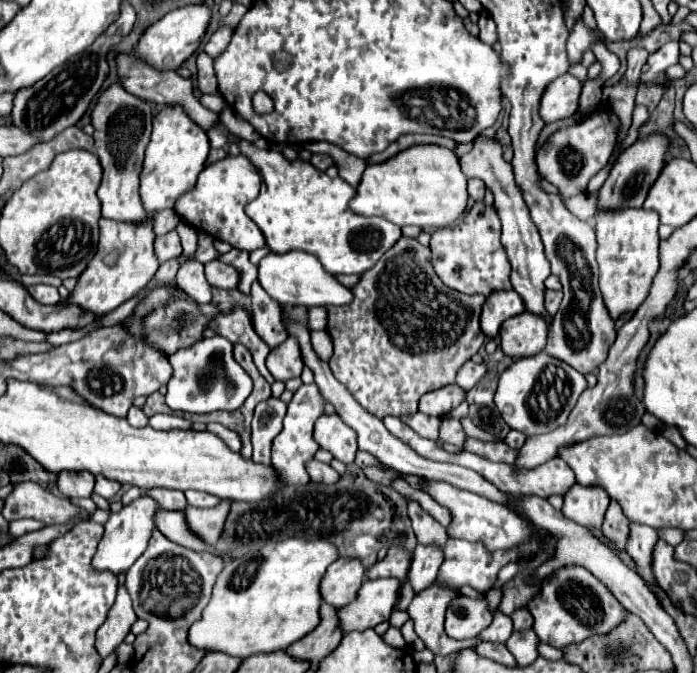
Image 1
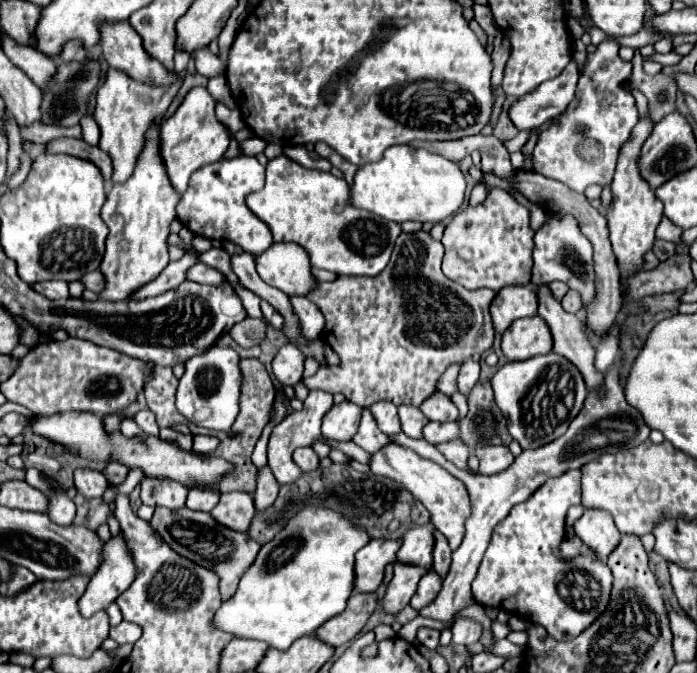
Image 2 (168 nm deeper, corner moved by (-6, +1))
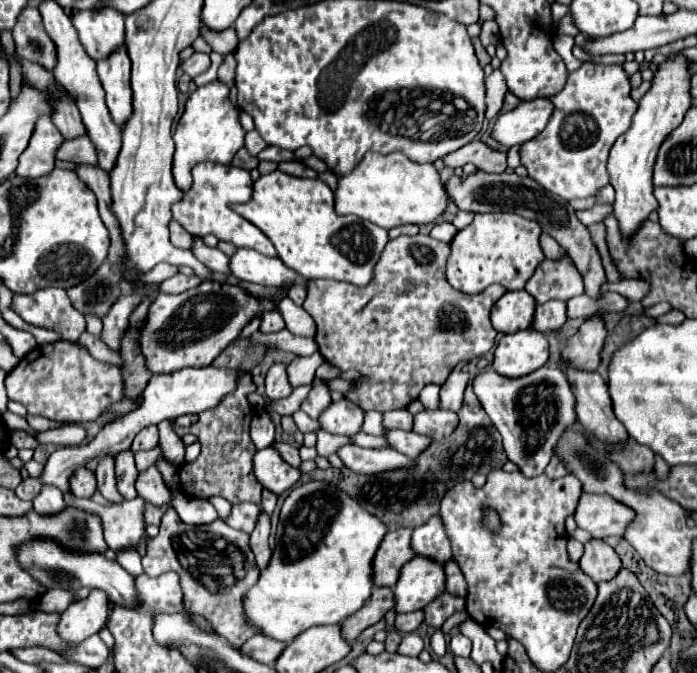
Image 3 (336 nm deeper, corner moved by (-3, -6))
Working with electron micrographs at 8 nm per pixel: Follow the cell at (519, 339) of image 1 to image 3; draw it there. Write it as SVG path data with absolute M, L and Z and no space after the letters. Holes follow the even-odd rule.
M533 329L503 335L493 359L493 369L505 377L523 377L543 367L549 357L549 341Z

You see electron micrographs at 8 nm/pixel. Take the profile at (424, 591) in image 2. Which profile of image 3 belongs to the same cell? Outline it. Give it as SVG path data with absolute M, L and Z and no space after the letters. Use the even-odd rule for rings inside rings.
M423 609L421 611L413 611L413 613L405 613L405 615L397 615L395 619L395 627L401 631L415 631L425 619Z

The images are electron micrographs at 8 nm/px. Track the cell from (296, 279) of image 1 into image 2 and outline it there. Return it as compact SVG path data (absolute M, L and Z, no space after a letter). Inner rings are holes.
M272 244L266 252L256 256L256 272L266 284L288 296L304 296L316 284L308 254L298 244Z

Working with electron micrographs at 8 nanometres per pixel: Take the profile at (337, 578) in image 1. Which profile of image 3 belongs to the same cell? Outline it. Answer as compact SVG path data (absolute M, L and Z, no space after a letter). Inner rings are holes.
M397 529L387 533L373 557L371 581L375 587L393 589L397 583L399 569L413 557L411 551L411 529Z

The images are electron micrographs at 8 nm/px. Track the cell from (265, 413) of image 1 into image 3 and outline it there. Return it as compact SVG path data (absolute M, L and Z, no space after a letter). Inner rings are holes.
M261 511L259 515L259 521L257 521L257 527L253 529L251 533L251 551L255 553L255 559L257 559L257 567L263 569L265 563L269 561L269 555L271 555L271 547L267 543L269 539L269 529L271 529L271 521L269 521L269 515L265 511Z

